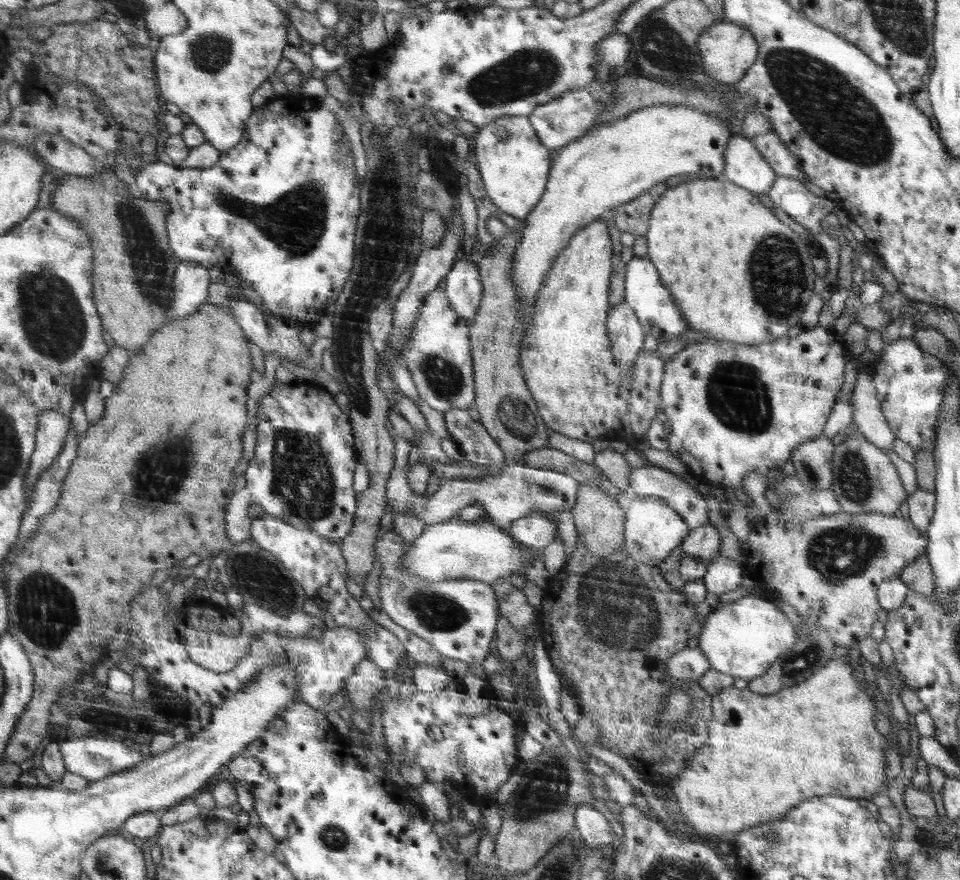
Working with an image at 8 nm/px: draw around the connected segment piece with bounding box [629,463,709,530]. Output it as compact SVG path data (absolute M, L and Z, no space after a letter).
M645 464L643 467L632 467L630 474L630 495L642 497L658 497L665 500L667 505L671 505L682 518L685 518L691 530L700 528L702 525L709 523L708 521L708 505L704 500L704 496L700 494L695 486L683 479L681 476L660 468L652 464Z

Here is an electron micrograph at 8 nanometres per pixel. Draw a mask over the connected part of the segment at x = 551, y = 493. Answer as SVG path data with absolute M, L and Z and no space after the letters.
M397 438L396 467L393 468L387 484L390 507L388 510L396 518L402 516L406 511L412 511L416 518L426 525L458 518L460 510L466 508L465 506L482 504L492 522L504 529L509 529L514 521L526 518L538 511L547 514L556 510L571 510L581 484L580 481L558 471L516 463L502 467L498 476L450 479L443 481L439 486L440 489L431 495L415 494L411 491L405 474L407 464L409 464L408 454L412 446L413 444L407 440Z

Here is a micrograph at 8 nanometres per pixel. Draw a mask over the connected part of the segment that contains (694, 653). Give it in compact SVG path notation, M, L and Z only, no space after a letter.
M687 646L680 652L673 654L666 663L668 663L669 676L680 681L698 680L711 669L708 659L698 647Z

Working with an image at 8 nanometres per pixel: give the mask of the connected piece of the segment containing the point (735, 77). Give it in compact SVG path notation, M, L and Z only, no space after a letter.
M722 20L714 23L704 32L698 43L700 43L701 55L704 56L706 75L714 80L735 85L746 74L746 71L756 62L759 55L759 44L750 30L742 28L741 25Z

